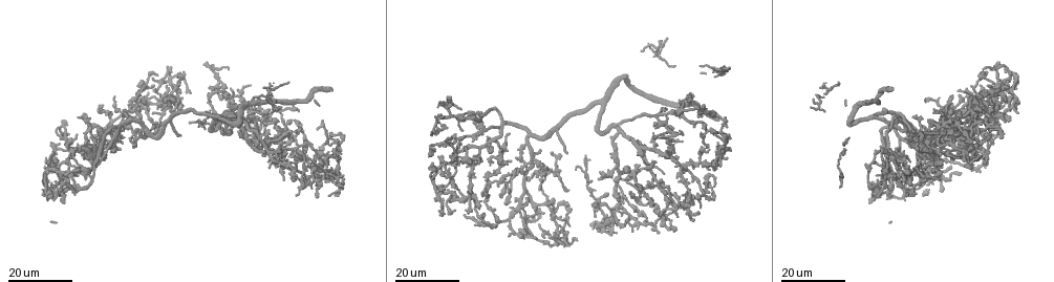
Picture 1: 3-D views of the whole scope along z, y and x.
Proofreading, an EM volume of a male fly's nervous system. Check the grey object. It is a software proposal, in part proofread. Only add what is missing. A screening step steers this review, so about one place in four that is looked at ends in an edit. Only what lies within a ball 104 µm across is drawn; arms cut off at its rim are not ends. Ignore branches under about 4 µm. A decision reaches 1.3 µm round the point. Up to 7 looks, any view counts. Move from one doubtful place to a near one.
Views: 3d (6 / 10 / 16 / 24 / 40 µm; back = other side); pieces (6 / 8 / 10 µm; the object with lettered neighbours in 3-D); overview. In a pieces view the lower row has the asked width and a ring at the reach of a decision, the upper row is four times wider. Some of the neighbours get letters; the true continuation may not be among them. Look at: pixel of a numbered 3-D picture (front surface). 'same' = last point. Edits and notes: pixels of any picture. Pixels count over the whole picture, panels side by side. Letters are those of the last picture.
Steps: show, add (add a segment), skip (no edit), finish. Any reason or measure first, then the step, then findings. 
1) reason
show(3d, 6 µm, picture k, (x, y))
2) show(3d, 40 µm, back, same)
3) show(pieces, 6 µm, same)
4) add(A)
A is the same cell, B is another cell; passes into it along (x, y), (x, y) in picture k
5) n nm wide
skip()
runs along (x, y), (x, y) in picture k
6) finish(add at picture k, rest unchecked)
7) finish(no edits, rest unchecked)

long arm stops here
show(3d, 24 µm, picture 1, (329, 155))

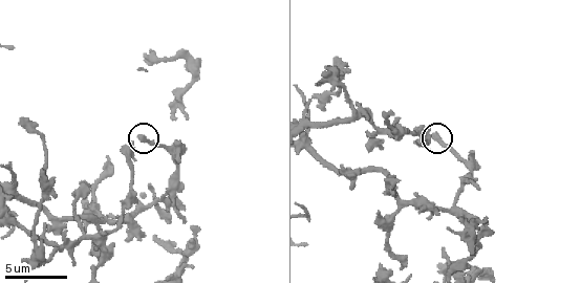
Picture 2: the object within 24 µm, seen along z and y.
show(pieces, 10 µm, picture 2, (435, 135))

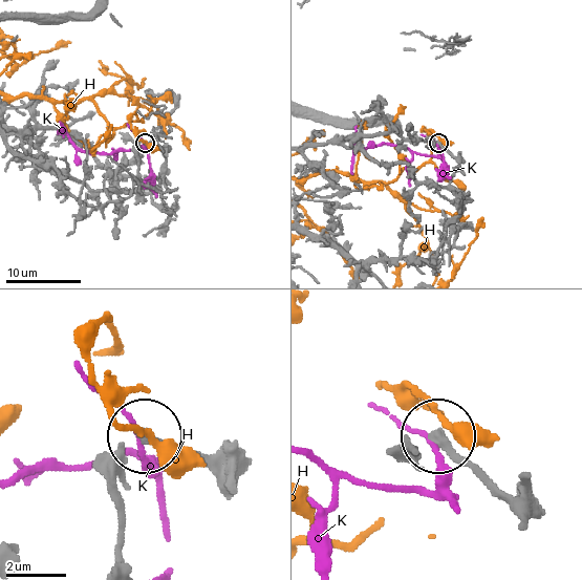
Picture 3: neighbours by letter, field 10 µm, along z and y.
skip()
H and K are other cells; runs along (520, 525), (513, 508), (439, 435) in picture 3; none of them fits

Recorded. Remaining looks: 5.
branch stops here
show(3d, 16 µm, picture 1, (915, 131))

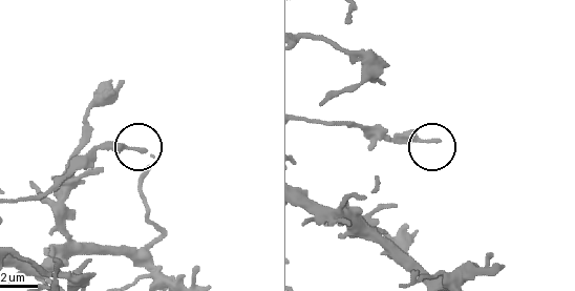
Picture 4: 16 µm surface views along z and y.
show(pieces, 6 µm, picture 4, (435, 141))

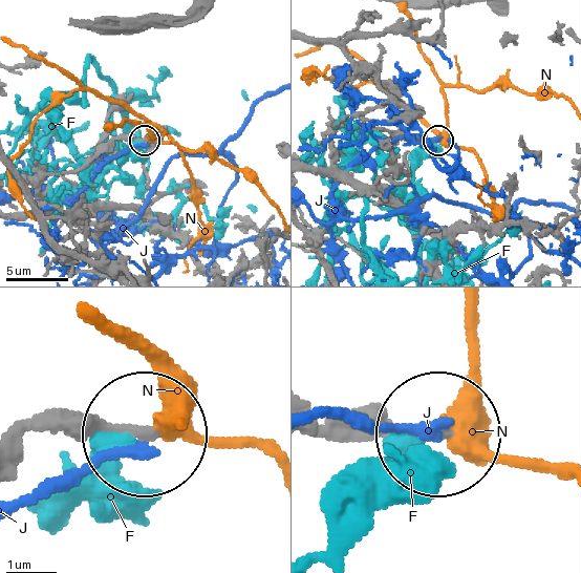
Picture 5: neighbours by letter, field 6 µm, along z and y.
190 nm wide
skip()
F, J and N are other cells; runs along (19, 443), (44, 431), (140, 431) in picture 5; no lettered segment goes on from it

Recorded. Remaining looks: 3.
free end
show(3d, 16 µm, picture 1, (992, 138))

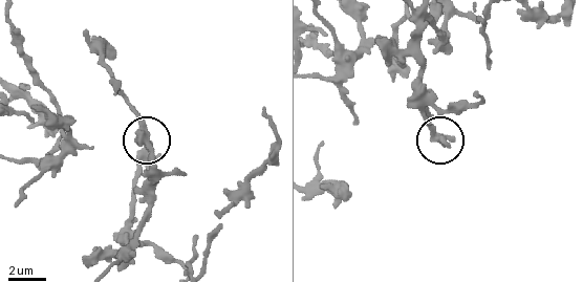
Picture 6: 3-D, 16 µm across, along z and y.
show(pieces, 8 µm, same)

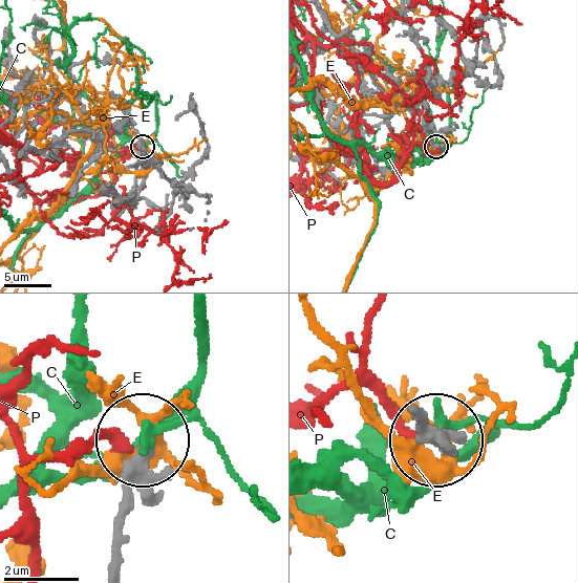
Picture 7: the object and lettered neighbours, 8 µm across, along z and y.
400 nm wide
skip()
C, E and P are other cells; none of them fits

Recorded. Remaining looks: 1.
finish(no edits, rest unchecked)

